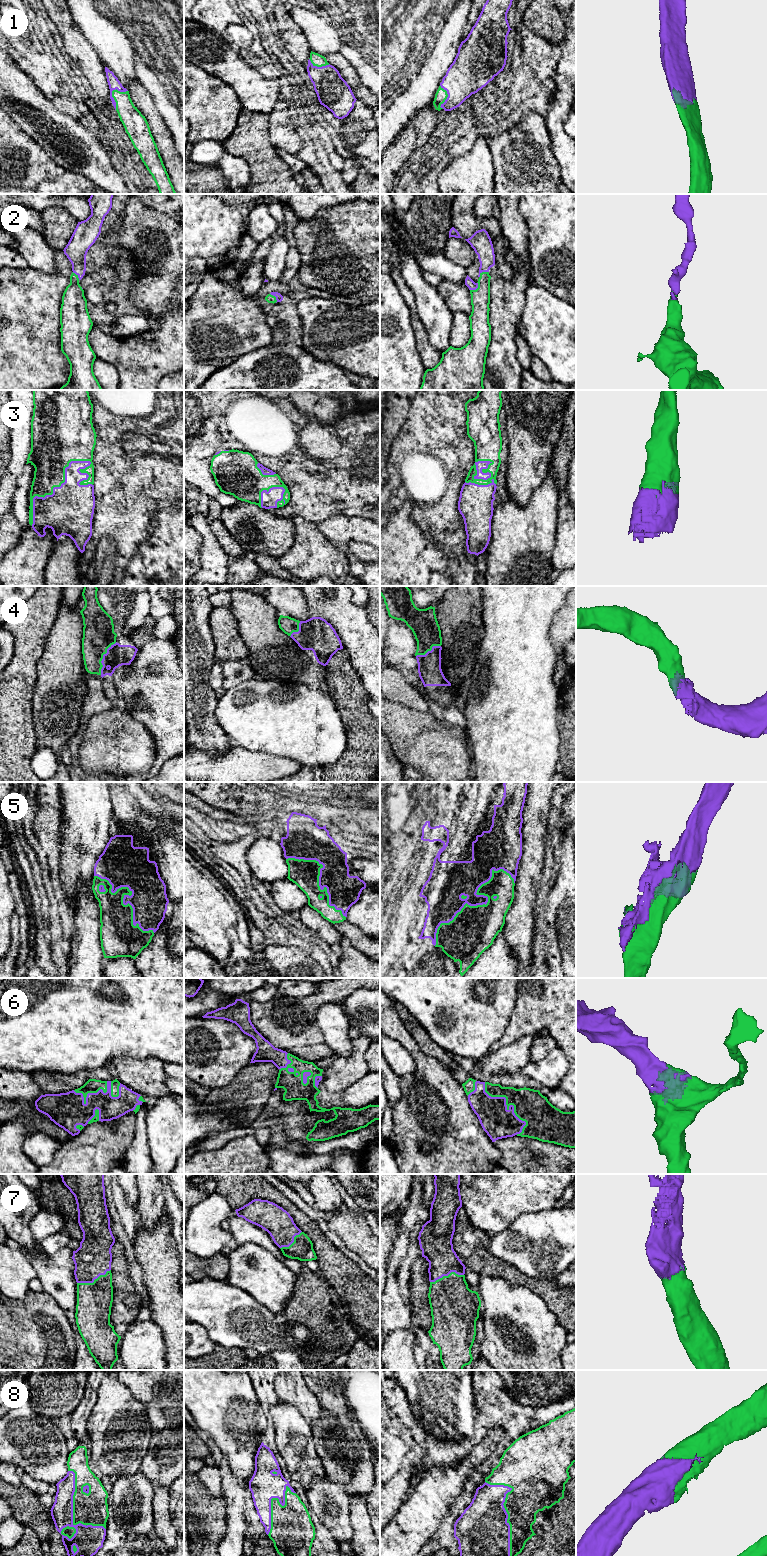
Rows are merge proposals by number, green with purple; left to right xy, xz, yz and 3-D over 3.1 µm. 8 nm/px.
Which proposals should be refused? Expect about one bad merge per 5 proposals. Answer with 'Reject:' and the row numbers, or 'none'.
Reject: none

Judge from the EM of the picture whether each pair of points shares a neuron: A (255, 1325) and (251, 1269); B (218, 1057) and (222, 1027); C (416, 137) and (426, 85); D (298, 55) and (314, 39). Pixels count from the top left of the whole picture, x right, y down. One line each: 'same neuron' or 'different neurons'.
A: different neurons
B: same neuron
C: different neurons
D: different neurons

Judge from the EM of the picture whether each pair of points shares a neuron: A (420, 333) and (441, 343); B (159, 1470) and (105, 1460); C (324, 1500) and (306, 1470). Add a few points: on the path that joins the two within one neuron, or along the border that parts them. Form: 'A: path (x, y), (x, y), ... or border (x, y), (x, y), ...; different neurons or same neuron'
A: border (417, 314), (426, 332), (427, 339), (441, 353); different neurons
B: border (149, 1444), (138, 1469); different neurons
C: border (325, 1476), (316, 1478), (307, 1488); different neurons

